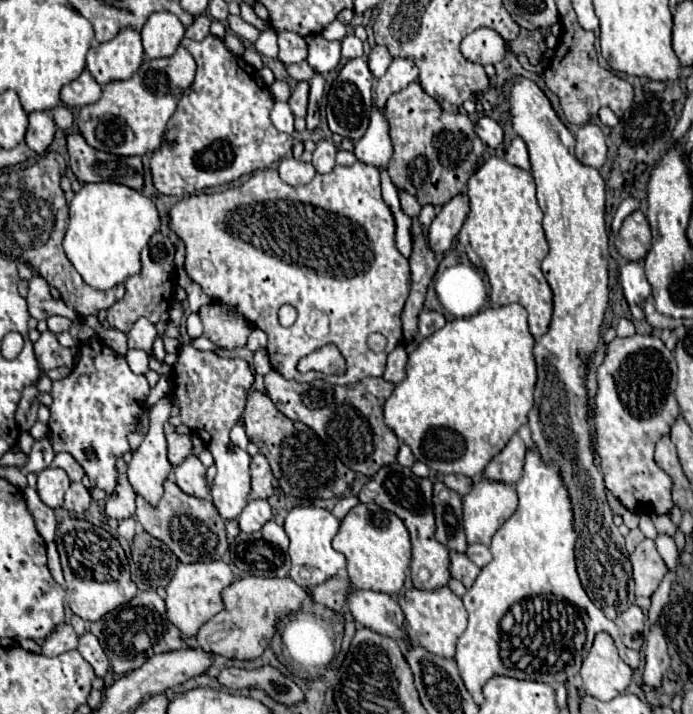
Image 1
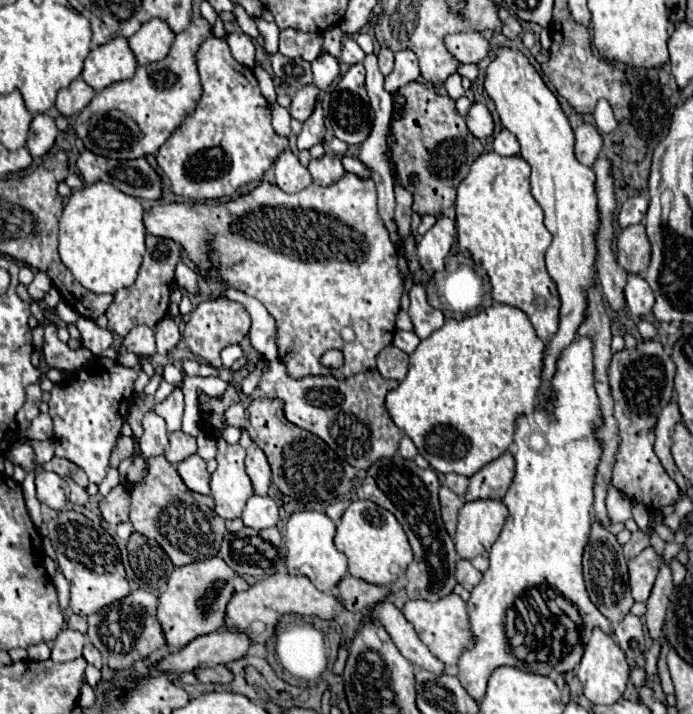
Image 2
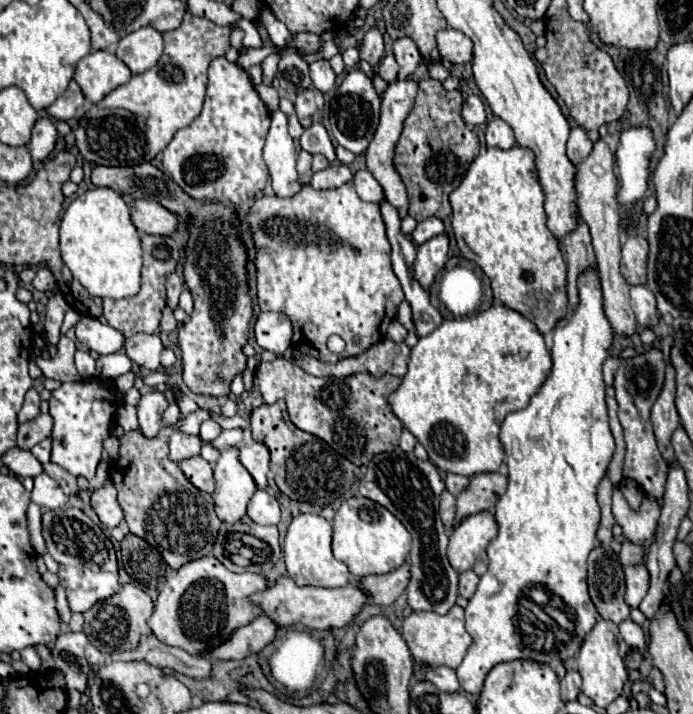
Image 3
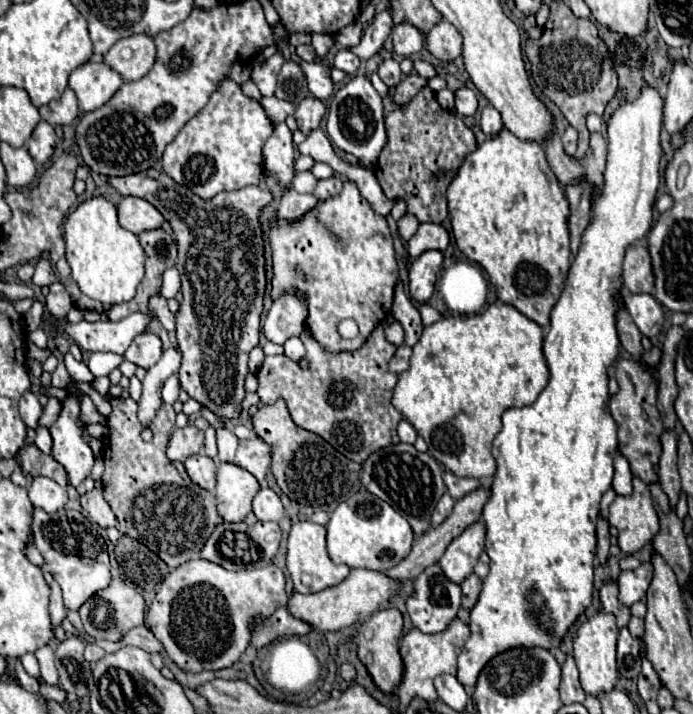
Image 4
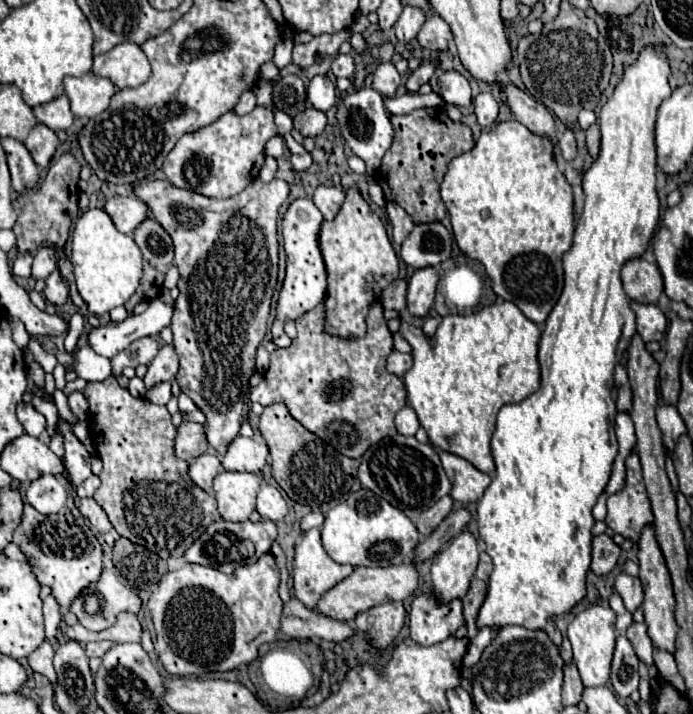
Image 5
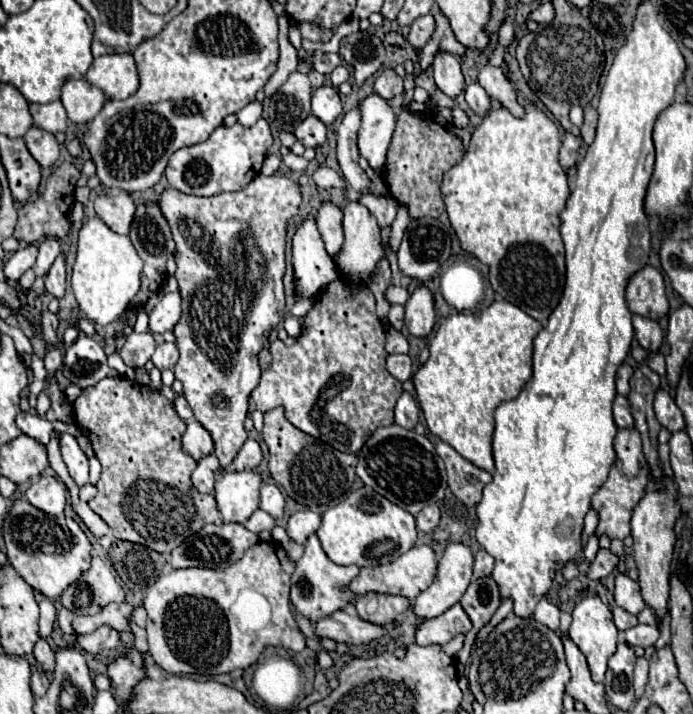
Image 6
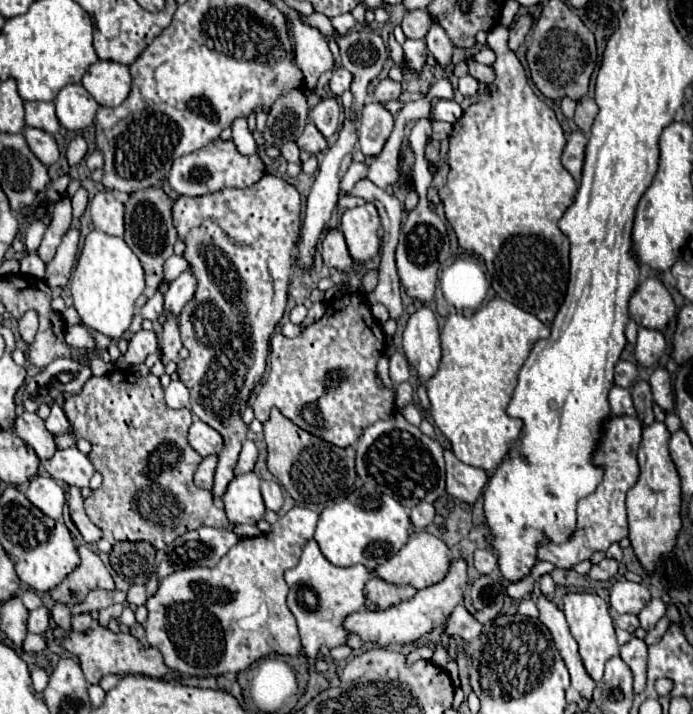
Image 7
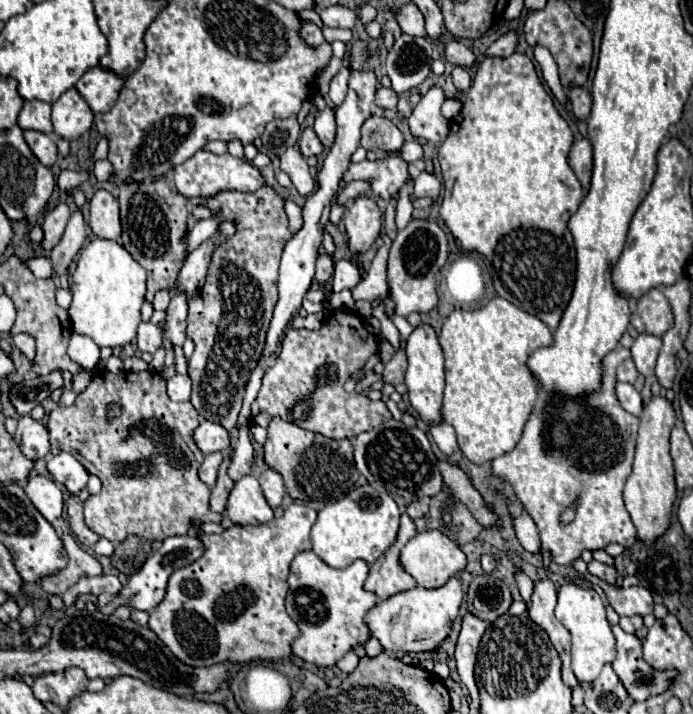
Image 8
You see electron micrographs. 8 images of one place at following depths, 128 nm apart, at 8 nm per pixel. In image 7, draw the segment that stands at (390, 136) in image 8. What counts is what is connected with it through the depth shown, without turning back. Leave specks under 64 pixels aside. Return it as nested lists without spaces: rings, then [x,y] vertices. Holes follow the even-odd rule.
[[[372,102],[362,108],[360,122],[358,122],[358,138],[360,138],[360,150],[366,156],[380,154],[382,146],[386,144],[390,132],[394,126],[392,114],[380,104]]]

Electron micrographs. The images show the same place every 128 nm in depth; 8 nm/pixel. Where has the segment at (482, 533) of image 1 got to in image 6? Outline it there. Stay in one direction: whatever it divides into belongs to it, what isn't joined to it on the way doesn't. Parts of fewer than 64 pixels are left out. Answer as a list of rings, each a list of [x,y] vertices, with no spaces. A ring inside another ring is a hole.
[[[450,544],[438,562],[434,582],[416,596],[414,614],[420,620],[436,618],[450,606],[458,604],[472,578],[474,556],[464,544]]]

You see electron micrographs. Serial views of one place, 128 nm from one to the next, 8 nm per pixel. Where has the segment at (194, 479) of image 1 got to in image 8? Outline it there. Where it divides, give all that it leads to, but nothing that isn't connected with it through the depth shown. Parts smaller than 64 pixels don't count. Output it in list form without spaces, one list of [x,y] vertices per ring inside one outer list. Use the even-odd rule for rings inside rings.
[[[214,452],[214,454],[208,454],[208,456],[204,458],[198,474],[200,474],[200,480],[206,482],[208,486],[214,486],[216,474],[218,474],[218,466],[222,464],[222,458],[224,458],[222,452]]]

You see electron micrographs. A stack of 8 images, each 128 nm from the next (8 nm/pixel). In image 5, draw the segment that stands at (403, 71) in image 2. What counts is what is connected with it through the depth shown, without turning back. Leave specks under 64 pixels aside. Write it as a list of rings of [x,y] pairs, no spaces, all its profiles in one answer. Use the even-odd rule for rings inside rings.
[[[404,6],[398,22],[394,24],[396,36],[400,42],[410,42],[412,38],[416,38],[420,26],[426,20],[426,12],[422,8],[414,8],[414,6]]]

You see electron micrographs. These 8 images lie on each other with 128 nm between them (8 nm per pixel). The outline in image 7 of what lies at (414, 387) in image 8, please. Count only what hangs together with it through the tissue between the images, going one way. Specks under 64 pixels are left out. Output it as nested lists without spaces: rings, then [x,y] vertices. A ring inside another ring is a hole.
[[[422,306],[408,318],[402,348],[420,384],[426,386],[426,382],[436,374],[442,358],[438,322],[430,308]]]

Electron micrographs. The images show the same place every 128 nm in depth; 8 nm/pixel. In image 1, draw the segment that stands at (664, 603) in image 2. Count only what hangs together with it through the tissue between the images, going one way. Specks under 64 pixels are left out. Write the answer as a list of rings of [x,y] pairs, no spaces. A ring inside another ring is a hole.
[[[654,624],[648,630],[644,658],[646,658],[646,666],[644,666],[646,684],[650,684],[654,688],[660,688],[662,674],[668,670],[668,664],[670,664],[668,652],[666,652],[666,638],[662,634],[660,624]]]

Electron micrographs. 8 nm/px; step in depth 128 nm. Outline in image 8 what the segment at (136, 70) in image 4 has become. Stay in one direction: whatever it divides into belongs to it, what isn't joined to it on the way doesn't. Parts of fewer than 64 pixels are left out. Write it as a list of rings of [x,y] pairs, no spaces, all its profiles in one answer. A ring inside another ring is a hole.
[[[96,66],[76,82],[76,90],[92,112],[108,112],[116,104],[122,84],[124,80],[120,76]]]

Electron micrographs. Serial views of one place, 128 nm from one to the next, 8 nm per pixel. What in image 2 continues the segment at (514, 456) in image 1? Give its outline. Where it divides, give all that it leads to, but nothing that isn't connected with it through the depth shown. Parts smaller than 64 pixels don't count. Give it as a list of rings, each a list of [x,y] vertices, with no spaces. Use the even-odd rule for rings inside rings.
[[[506,452],[498,460],[486,464],[470,478],[470,486],[466,490],[466,500],[486,500],[486,498],[502,498],[506,488],[512,484],[514,478],[514,456]]]

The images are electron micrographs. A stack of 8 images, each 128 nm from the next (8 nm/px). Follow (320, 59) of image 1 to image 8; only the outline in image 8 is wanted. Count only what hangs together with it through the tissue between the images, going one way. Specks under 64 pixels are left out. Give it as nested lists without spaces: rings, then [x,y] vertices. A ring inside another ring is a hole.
[[[328,106],[324,108],[316,118],[314,118],[314,132],[318,134],[320,142],[330,148],[334,144],[334,128],[336,128],[336,120],[334,120],[334,108]]]

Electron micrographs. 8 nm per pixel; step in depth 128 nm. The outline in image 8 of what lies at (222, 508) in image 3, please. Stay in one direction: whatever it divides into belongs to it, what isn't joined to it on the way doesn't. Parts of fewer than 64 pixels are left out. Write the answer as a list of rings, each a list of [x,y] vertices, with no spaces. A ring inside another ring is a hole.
[[[244,476],[230,492],[226,516],[234,524],[264,524],[274,518],[262,488],[254,476]]]

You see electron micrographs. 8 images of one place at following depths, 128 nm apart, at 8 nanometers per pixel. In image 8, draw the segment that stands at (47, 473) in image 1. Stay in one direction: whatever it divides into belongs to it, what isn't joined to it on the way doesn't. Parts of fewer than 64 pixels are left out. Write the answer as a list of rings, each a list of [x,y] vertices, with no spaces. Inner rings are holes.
[[[32,474],[28,478],[28,484],[24,490],[26,490],[26,496],[30,498],[30,502],[36,506],[36,510],[48,522],[54,522],[56,518],[60,518],[64,498],[62,498],[62,492],[56,488],[56,484],[50,478]]]

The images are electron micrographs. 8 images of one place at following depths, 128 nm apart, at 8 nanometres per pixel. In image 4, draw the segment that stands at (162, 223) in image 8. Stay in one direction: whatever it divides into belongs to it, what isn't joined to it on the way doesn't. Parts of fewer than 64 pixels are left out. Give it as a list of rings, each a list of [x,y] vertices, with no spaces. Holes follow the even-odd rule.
[[[154,228],[138,234],[138,240],[146,252],[146,276],[138,286],[136,296],[130,302],[124,304],[114,304],[108,308],[106,316],[110,320],[122,320],[134,312],[146,312],[148,310],[148,300],[154,294],[160,294],[162,286],[162,274],[166,268],[174,266],[176,262],[176,244],[172,234],[168,234],[164,228]]]

